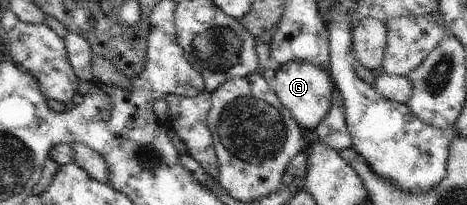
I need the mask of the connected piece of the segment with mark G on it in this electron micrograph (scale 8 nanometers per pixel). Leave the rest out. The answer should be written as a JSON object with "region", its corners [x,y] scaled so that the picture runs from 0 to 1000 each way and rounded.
{"region":[[[627,298],[606,307],[591,337],[589,376],[587,454],[595,483],[621,541],[645,629],[672,639],[709,527],[715,395],[707,361],[660,298]]]}

